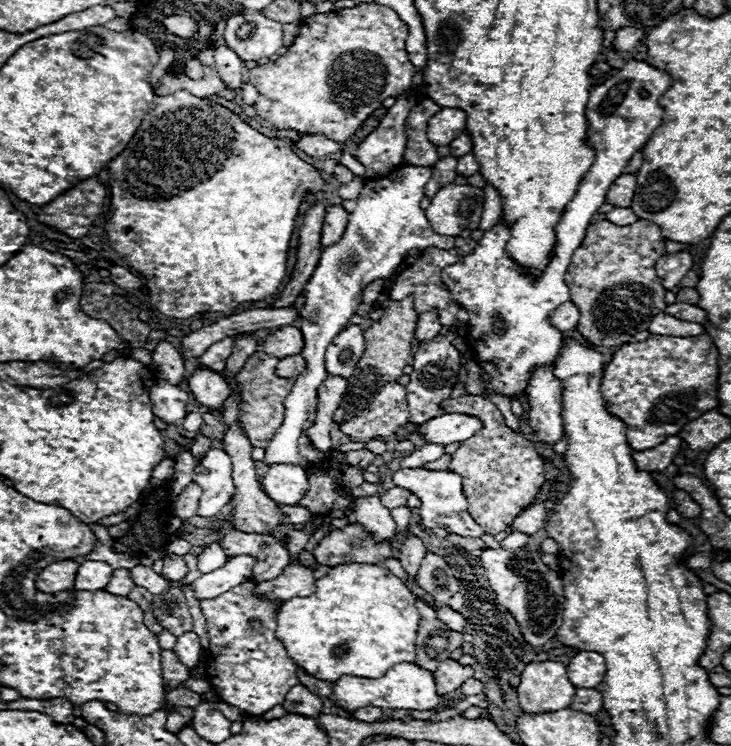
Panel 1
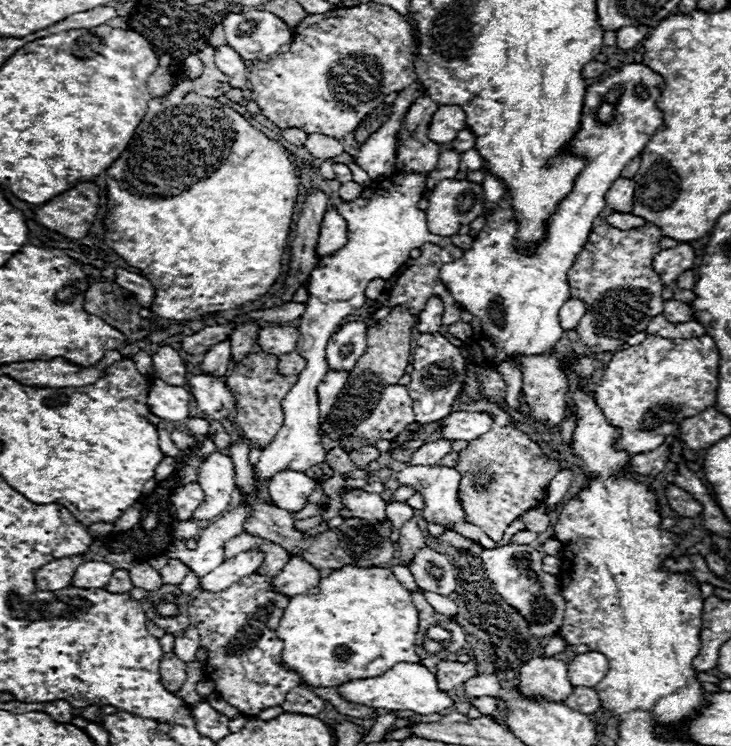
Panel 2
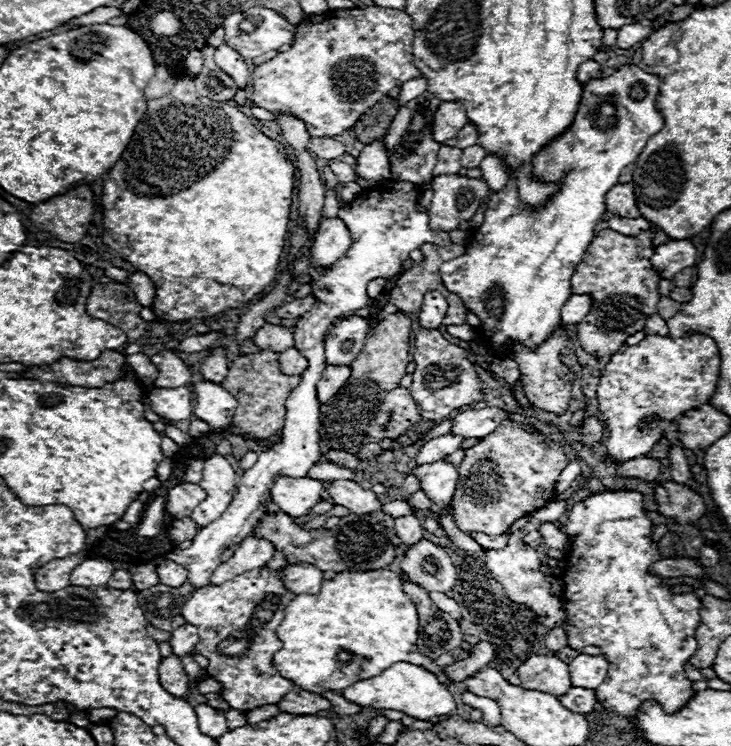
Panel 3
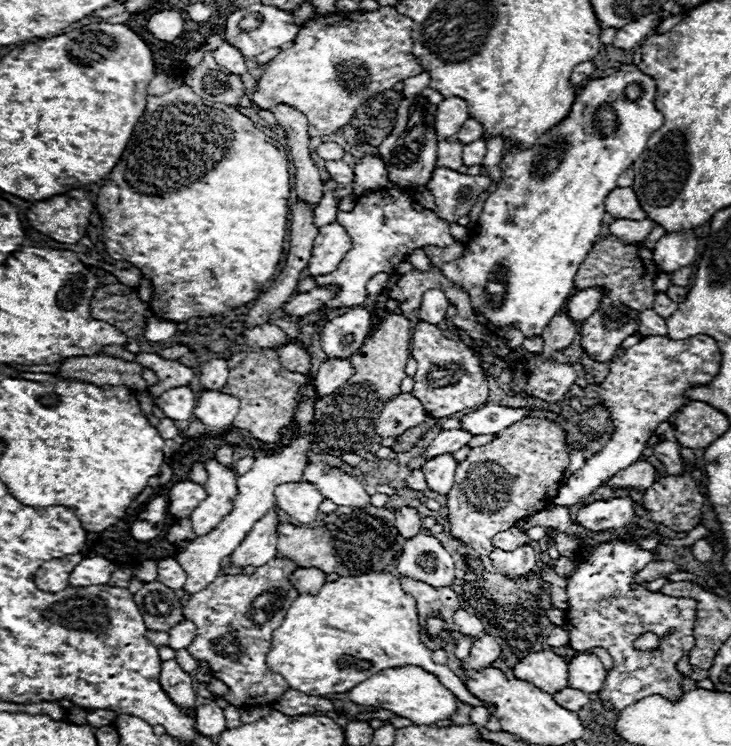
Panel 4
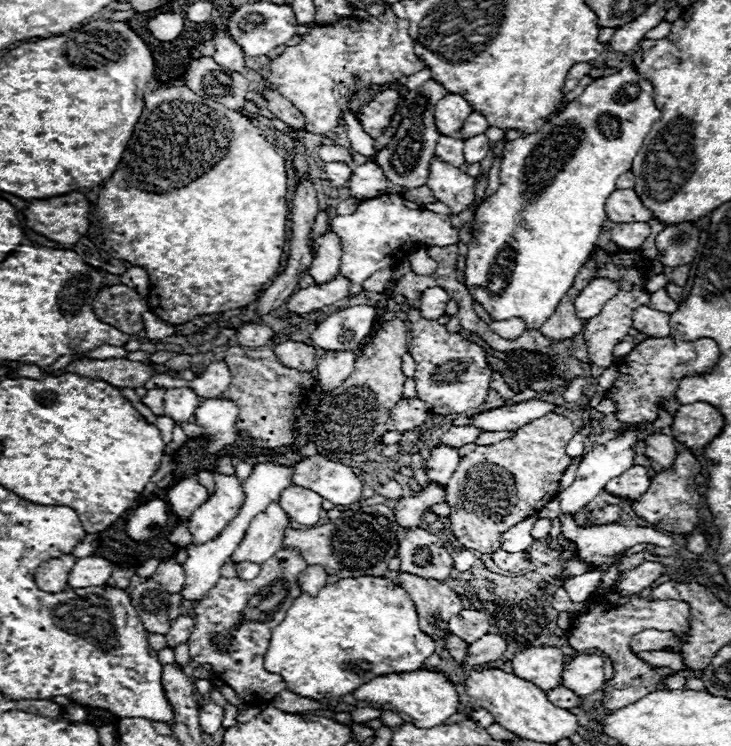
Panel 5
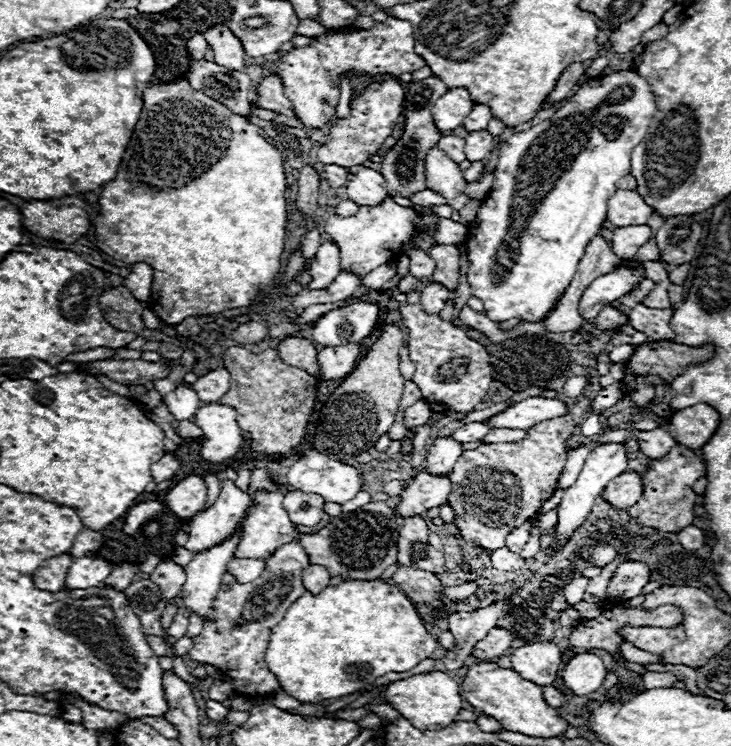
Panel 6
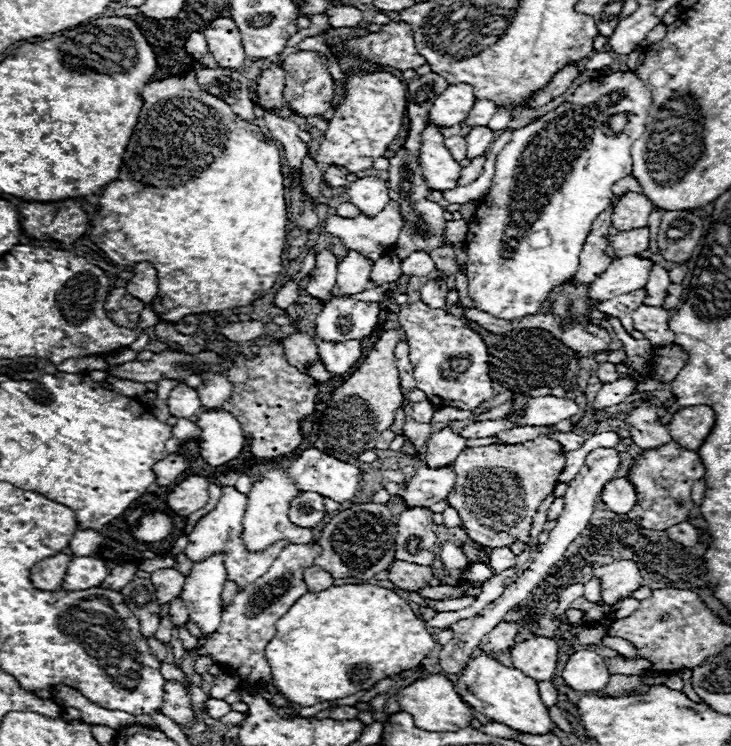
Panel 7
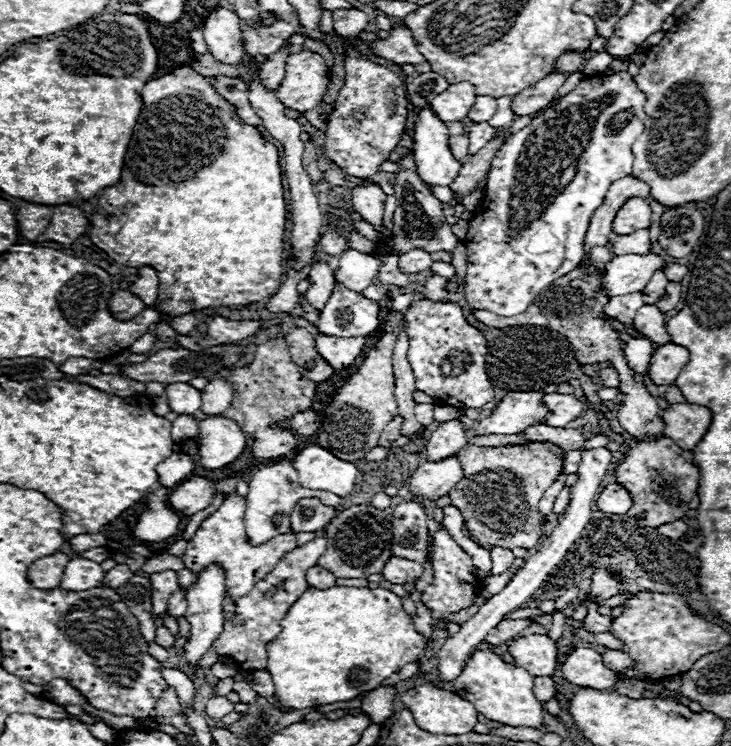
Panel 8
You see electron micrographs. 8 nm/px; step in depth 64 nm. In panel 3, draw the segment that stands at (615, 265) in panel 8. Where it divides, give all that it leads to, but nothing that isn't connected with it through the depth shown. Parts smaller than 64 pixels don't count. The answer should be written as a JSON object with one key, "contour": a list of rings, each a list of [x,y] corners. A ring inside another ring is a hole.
{"contour":[[[574,294],[572,298],[568,298],[568,302],[564,304],[564,310],[562,310],[562,322],[564,324],[578,324],[582,322],[586,316],[588,316],[588,310],[592,306],[592,298],[584,296],[584,294]]]}

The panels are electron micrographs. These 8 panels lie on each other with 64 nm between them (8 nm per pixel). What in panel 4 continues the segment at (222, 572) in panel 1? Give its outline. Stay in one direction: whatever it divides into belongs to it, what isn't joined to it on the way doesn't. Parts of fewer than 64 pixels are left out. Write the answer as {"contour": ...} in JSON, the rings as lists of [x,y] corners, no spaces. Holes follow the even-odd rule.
{"contour":[[[272,508],[268,514],[264,514],[264,518],[260,518],[252,526],[244,542],[232,552],[230,562],[238,568],[246,568],[246,566],[262,566],[264,562],[272,560],[276,556],[278,524],[280,524],[278,508]]]}

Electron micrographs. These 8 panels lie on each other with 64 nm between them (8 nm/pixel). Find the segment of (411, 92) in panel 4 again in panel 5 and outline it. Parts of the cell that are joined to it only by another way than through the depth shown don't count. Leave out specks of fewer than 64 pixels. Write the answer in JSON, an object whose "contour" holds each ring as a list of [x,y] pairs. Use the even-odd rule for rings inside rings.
{"contour":[[[424,68],[424,70],[420,70],[420,72],[416,72],[416,74],[412,74],[412,76],[408,76],[408,82],[406,82],[406,88],[408,90],[416,90],[418,86],[422,86],[426,80],[430,80],[432,76],[430,76],[430,70],[428,68]]]}

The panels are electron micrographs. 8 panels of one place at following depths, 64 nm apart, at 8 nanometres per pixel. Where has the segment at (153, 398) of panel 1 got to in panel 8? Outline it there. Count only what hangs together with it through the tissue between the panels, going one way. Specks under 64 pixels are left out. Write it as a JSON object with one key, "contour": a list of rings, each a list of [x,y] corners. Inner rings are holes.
{"contour":[[[168,384],[166,386],[168,406],[176,414],[198,414],[202,406],[200,390],[190,384]]]}

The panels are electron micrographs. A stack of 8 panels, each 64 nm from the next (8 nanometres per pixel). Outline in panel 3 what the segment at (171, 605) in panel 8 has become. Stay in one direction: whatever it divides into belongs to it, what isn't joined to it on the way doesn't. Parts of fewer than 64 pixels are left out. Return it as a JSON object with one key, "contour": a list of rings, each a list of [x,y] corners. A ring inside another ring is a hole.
{"contour":[[[184,624],[184,626],[180,626],[176,632],[172,632],[172,636],[170,636],[172,652],[174,652],[176,656],[192,654],[192,646],[196,644],[196,640],[198,640],[196,626],[192,626],[192,624]]]}

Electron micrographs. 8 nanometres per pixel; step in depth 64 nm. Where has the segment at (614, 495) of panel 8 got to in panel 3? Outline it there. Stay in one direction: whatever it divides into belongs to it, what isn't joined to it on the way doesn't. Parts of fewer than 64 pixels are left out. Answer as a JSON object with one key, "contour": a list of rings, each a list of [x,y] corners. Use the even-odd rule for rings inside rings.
{"contour":[[[640,456],[630,462],[624,462],[616,472],[618,478],[636,478],[642,482],[654,482],[658,474],[660,474],[660,464],[648,456]]]}

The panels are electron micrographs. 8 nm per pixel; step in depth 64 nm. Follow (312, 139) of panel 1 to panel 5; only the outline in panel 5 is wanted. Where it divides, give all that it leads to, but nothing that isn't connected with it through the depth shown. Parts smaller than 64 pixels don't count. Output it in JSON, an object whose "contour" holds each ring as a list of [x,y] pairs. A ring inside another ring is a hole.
{"contour":[[[322,144],[318,148],[318,156],[322,162],[344,162],[344,164],[350,164],[352,162],[352,150],[350,148],[344,148],[344,146],[326,146]]]}

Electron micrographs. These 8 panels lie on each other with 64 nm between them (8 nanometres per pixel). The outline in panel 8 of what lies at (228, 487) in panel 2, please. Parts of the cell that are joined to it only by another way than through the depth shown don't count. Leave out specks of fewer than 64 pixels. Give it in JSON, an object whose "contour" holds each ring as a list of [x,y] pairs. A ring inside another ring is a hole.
{"contour":[[[240,496],[226,498],[222,502],[222,506],[200,524],[200,528],[196,530],[196,534],[188,542],[188,548],[182,556],[184,566],[192,572],[202,572],[206,566],[218,564],[224,570],[226,594],[232,600],[238,600],[244,594],[248,594],[252,590],[252,586],[256,586],[256,582],[264,580],[276,568],[276,564],[282,560],[282,556],[286,552],[296,548],[294,534],[280,534],[280,536],[268,540],[266,544],[252,546],[246,538],[246,532],[244,532],[244,510],[246,510],[244,498],[240,498]]]}

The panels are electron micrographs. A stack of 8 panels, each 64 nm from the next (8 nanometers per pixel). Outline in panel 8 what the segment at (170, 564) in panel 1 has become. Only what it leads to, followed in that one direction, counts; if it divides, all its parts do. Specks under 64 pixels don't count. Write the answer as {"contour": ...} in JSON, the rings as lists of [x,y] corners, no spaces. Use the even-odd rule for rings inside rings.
{"contour":[[[164,570],[164,572],[154,572],[152,574],[152,614],[158,618],[160,614],[166,612],[168,598],[174,590],[178,590],[178,576],[174,570]]]}

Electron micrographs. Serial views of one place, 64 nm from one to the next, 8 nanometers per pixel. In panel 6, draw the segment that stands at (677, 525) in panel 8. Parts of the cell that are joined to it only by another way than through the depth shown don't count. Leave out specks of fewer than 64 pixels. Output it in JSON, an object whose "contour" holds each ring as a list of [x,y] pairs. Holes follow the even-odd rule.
{"contour":[[[696,526],[682,528],[680,532],[676,532],[676,538],[686,550],[698,550],[704,546],[704,532]]]}

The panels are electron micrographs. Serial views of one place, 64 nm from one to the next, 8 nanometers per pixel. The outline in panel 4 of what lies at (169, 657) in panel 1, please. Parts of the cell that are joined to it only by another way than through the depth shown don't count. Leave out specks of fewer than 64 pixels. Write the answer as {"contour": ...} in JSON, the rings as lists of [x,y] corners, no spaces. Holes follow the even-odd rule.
{"contour":[[[168,660],[162,662],[160,668],[160,684],[164,688],[164,692],[168,694],[168,698],[172,698],[172,702],[176,702],[176,706],[180,706],[182,710],[190,712],[192,716],[196,714],[196,694],[192,688],[192,678],[188,672],[184,672],[176,660]]]}

